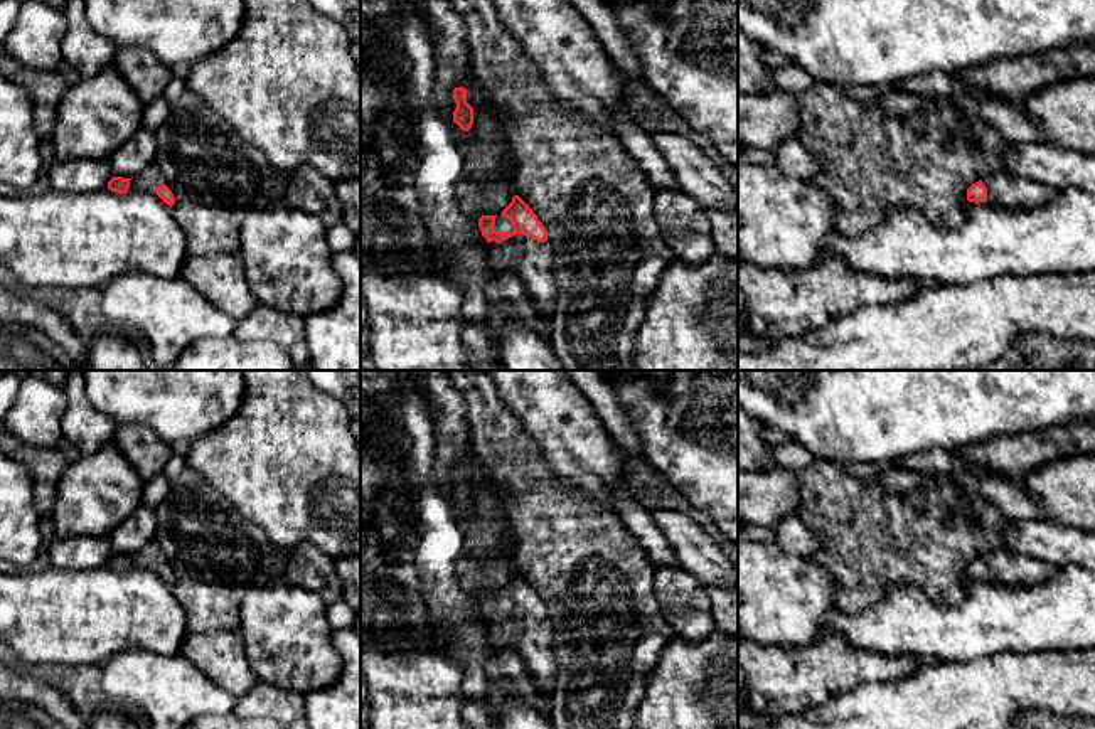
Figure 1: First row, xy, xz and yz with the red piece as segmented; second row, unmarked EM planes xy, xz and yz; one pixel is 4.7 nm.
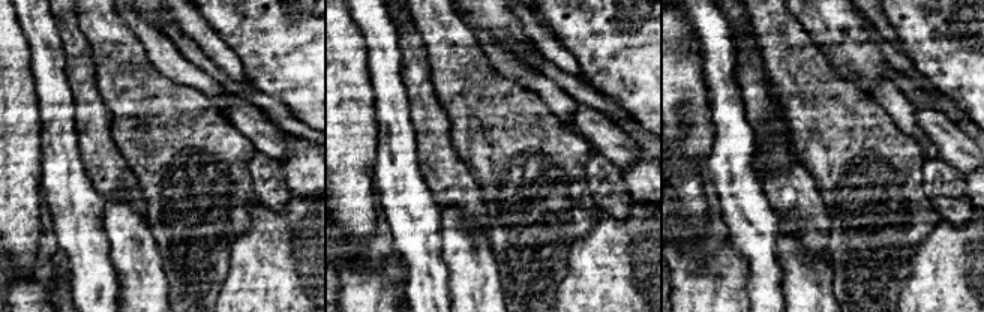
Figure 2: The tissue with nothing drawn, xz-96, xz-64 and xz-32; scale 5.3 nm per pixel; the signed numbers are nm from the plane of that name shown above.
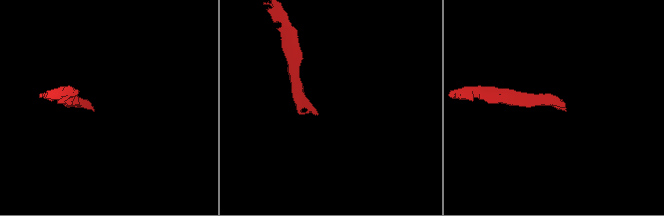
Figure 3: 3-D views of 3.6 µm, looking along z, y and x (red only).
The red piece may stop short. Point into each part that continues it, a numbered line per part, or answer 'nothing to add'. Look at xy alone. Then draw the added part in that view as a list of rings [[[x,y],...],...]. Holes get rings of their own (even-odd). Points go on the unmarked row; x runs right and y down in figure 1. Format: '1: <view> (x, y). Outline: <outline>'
1: xy (150, 556). Outline: [[[152,542],[145,549],[142,549],[138,554],[133,554],[130,557],[128,569],[150,569],[153,572],[158,562],[167,562],[165,556],[160,552],[160,547]],[[167,562],[168,564],[168,562]],[[157,572],[158,574],[158,572]],[[158,574],[160,576],[160,574]],[[160,576],[162,577],[162,576]],[[162,577],[163,579],[163,577]],[[163,579],[165,581],[165,579]],[[165,581],[167,583],[167,581]],[[167,583],[170,584],[170,583]],[[170,584],[172,586],[172,584]]]

